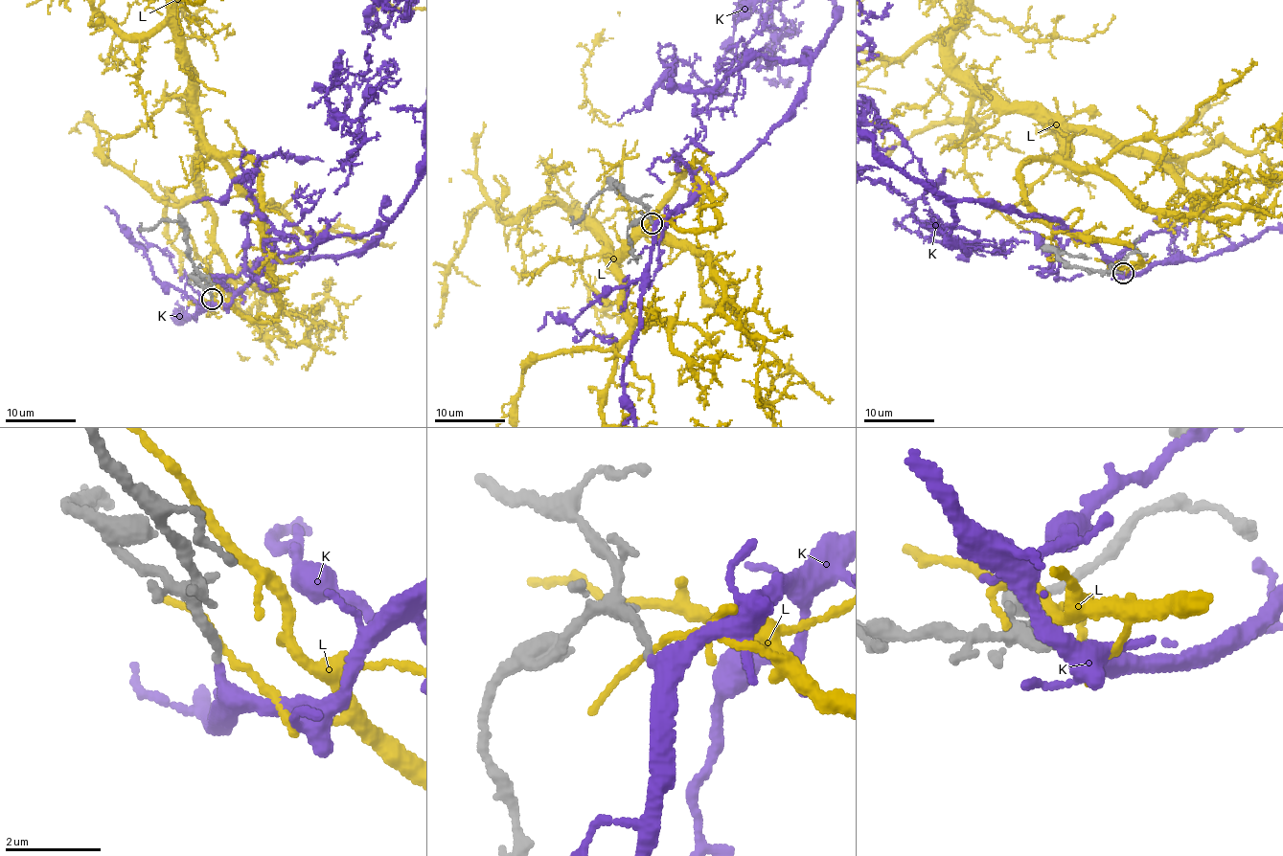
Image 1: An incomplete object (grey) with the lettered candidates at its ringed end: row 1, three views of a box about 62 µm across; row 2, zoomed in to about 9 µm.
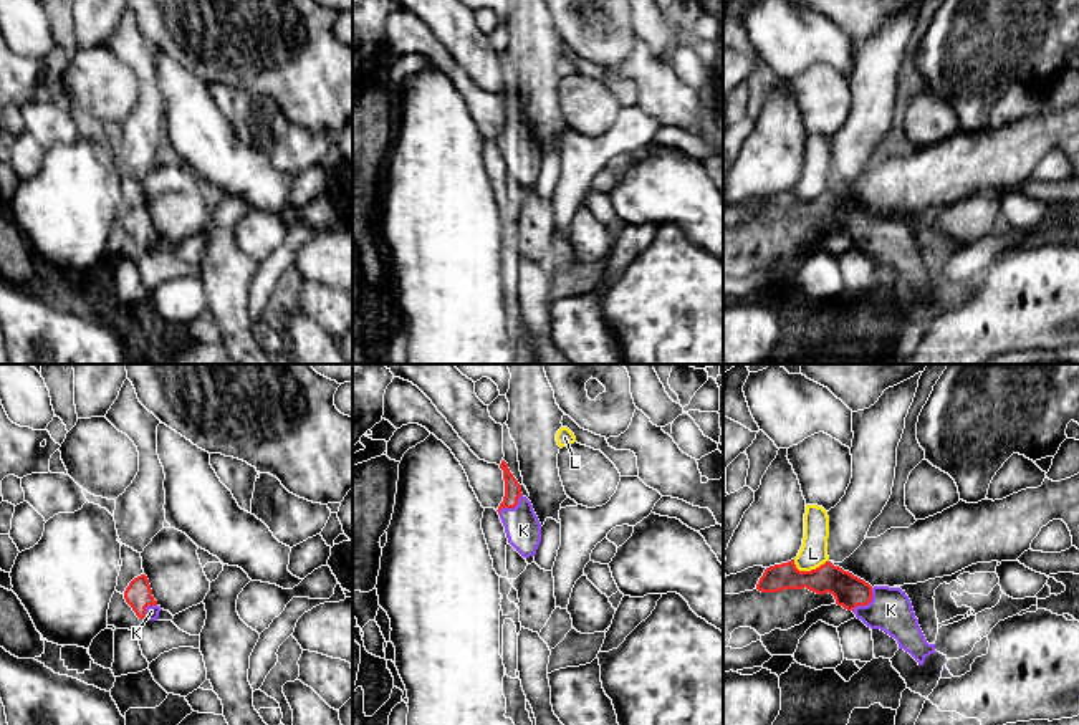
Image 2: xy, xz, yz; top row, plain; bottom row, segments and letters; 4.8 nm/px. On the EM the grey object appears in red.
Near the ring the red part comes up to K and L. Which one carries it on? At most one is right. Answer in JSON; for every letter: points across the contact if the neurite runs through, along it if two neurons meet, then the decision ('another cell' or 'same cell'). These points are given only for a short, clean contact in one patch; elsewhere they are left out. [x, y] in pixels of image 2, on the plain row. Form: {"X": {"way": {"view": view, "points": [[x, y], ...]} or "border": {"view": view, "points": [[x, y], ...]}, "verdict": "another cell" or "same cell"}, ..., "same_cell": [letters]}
{"K": {"way": {"view": "yz", "points": [[849, 220], [866, 234], [891, 239]]}, "verdict": "same cell"}, "L": {"border": {"view": "yz", "points": [[828, 189], [810, 199], [800, 199], [793, 192]]}, "verdict": "another cell"}, "same_cell": ["K"]}

